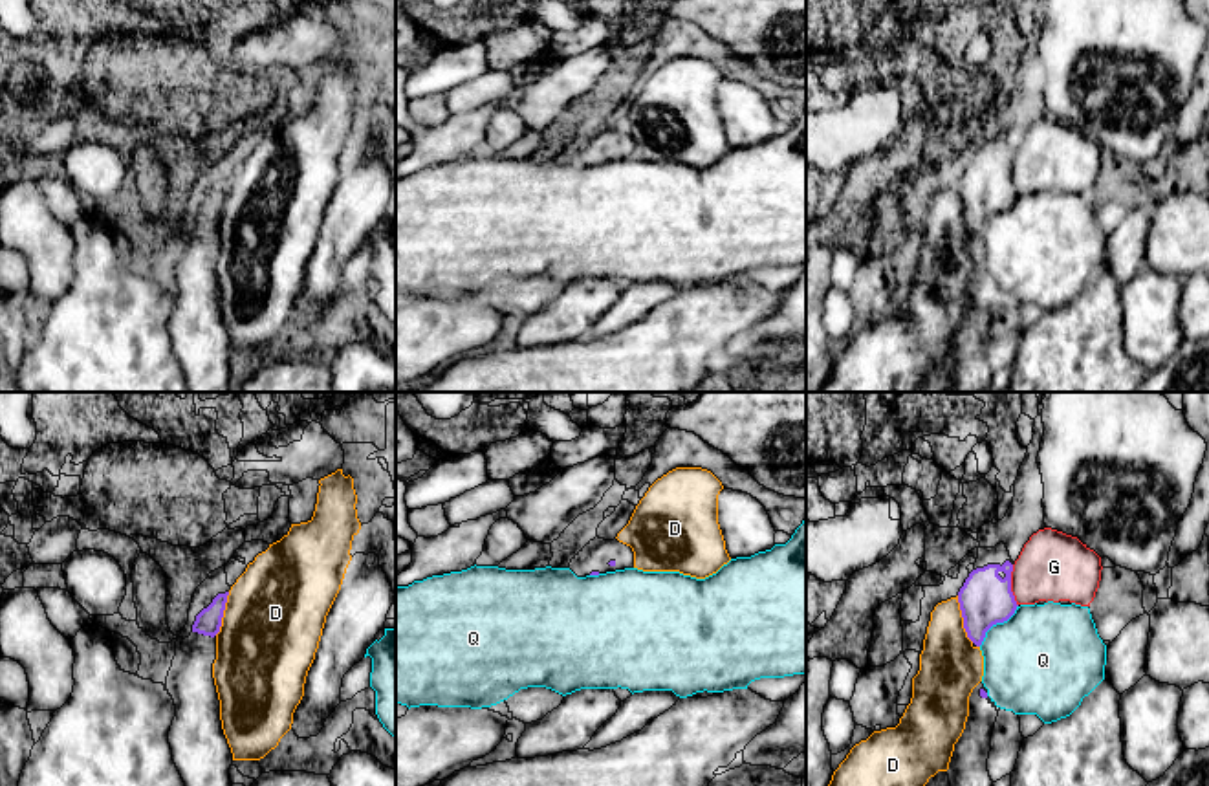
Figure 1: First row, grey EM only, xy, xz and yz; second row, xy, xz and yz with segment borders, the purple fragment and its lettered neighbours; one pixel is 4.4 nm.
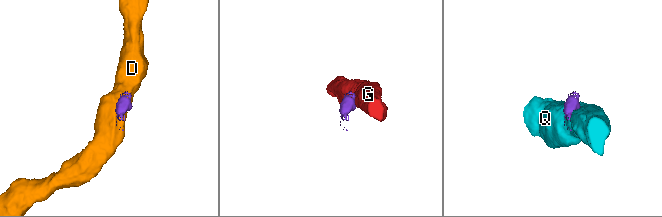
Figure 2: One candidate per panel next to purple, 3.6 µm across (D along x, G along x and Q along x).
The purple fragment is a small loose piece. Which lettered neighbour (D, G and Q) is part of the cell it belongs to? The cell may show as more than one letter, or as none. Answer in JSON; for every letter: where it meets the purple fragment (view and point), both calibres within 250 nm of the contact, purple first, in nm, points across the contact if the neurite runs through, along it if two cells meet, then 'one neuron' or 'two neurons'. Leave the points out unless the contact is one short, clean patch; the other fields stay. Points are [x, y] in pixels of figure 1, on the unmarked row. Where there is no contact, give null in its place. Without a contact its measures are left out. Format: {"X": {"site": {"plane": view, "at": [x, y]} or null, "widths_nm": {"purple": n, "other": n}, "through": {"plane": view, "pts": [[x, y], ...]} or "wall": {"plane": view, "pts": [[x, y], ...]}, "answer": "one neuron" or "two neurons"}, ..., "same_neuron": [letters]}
{"D": {"site": {"plane": "yz", "at": [964, 209]}, "widths_nm": {"purple": 220, "other": 280}, "answer": "two neurons"}, "G": {"site": {"plane": "yz", "at": [1010, 174]}, "widths_nm": {"purple": 220, "other": 300}, "answer": "two neurons"}, "Q": {"site": {"plane": "yz", "at": [997, 211]}, "widths_nm": {"purple": 220, "other": 460}, "wall": {"plane": "yz", "pts": [[1017, 195], [1006, 209], [997, 211], [986, 222], [979, 235]]}, "answer": "two neurons"}, "same_neuron": []}

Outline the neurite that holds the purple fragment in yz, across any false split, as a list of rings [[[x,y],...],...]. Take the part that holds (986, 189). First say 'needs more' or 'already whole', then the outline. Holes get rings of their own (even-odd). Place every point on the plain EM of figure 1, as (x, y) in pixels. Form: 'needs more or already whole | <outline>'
needs more | [[[1004,132],[978,137],[975,159],[958,181],[964,218],[976,236],[993,214],[1008,211],[1018,196],[1011,181],[1013,154]]]

